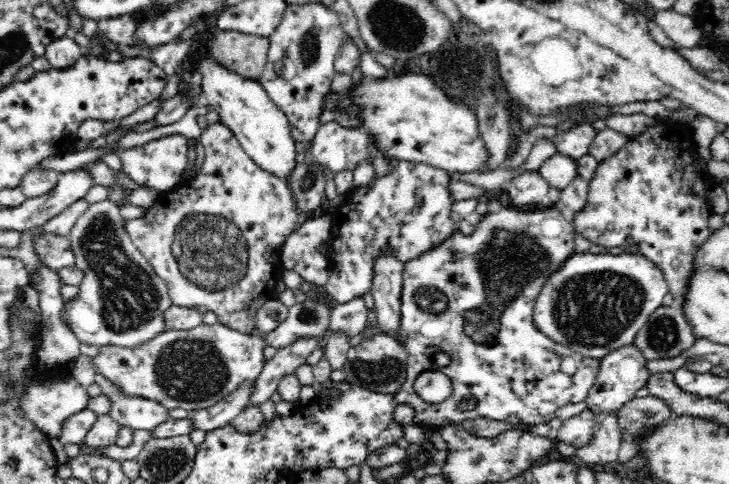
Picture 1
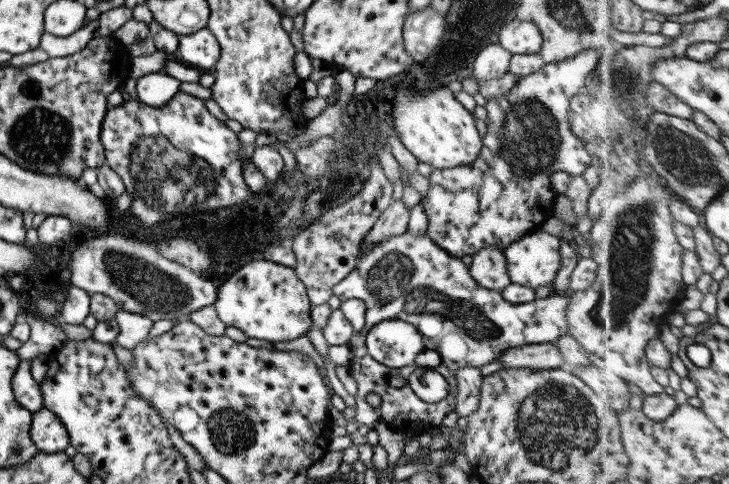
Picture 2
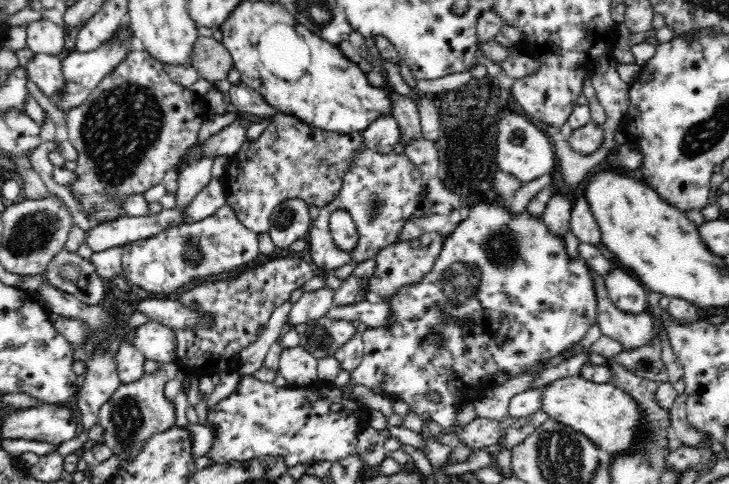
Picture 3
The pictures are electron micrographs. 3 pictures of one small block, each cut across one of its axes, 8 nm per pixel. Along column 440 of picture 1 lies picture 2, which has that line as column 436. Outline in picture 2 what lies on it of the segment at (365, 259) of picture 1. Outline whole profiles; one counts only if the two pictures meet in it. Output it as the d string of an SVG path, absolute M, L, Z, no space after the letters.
M616 42L612 46L605 44L597 49L581 50L577 55L545 64L538 72L522 77L517 86L502 98L487 99L487 132L482 138L483 147L476 161L472 165L453 169L434 169L428 177L430 189L420 206L428 216L426 235L436 246L456 257L473 256L486 245L504 250L528 233L539 230L543 223L555 216L558 195L550 181L550 174L558 171L570 176L590 177L592 162L583 142L570 131L568 110L572 107L575 94L585 85L585 79L597 68L598 62L605 58L613 60L615 54L624 47Z

